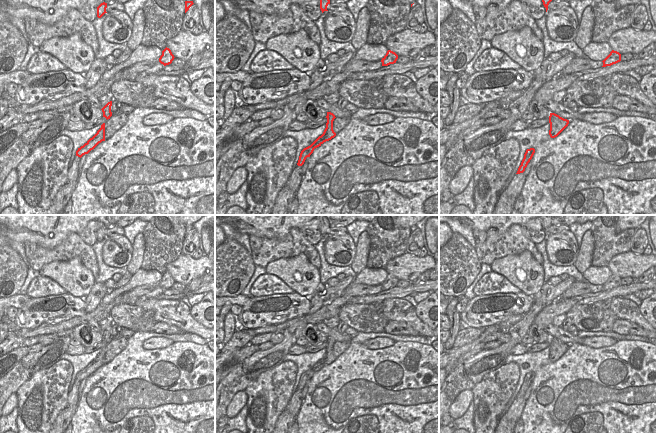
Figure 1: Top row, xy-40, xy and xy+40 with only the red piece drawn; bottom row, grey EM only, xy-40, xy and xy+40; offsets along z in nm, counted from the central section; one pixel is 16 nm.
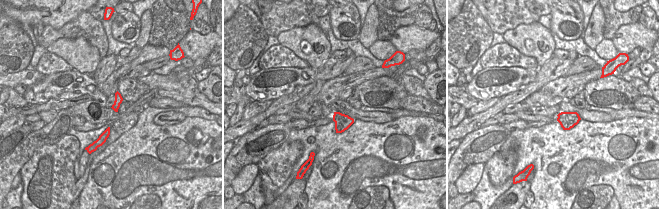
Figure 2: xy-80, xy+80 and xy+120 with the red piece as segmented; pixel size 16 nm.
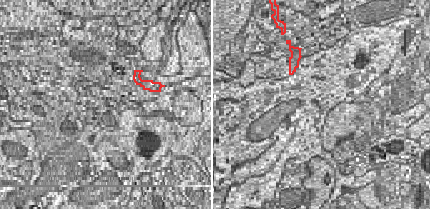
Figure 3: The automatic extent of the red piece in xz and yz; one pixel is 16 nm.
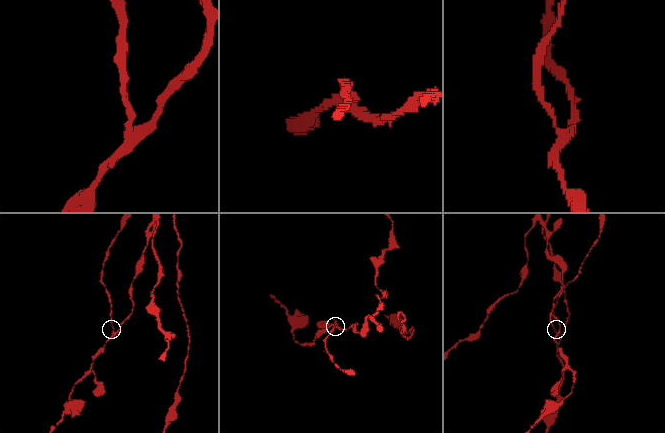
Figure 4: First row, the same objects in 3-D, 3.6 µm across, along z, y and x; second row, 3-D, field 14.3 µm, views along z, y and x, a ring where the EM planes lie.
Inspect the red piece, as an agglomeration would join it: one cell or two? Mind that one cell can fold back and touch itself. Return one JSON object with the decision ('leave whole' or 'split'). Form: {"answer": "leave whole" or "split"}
{"answer": "split"}

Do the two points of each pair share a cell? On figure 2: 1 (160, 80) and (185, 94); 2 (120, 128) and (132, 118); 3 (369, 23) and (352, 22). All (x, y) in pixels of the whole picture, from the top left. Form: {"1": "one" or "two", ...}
{"1": "one", "2": "one", "3": "two"}

